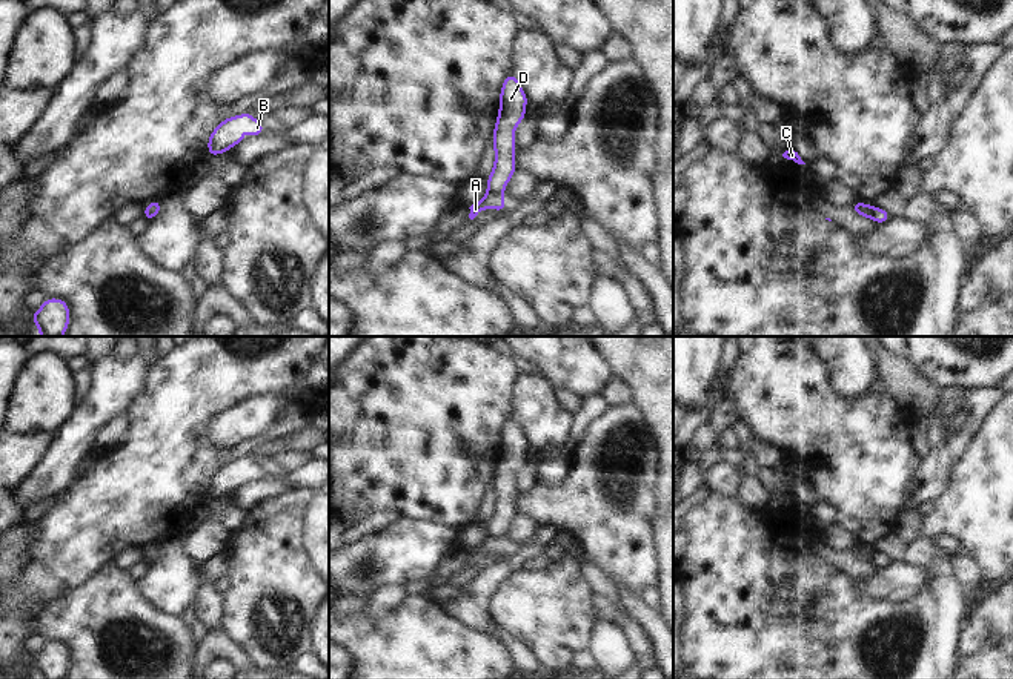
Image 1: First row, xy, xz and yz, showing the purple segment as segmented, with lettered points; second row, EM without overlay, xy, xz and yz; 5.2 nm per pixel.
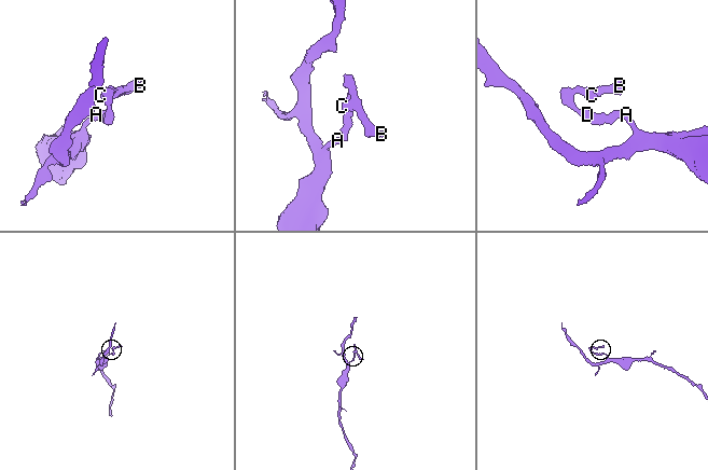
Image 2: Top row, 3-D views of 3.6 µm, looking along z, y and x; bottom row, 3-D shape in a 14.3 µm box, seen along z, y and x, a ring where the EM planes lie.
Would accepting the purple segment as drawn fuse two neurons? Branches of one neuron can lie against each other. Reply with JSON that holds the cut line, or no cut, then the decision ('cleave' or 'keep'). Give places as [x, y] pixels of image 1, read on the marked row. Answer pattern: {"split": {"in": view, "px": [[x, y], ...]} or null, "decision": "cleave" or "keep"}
{"split": {"in": "xz", "px": [[488, 189], [501, 194]]}, "decision": "cleave"}

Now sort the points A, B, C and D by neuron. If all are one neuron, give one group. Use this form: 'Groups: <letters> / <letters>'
Groups: A / B C D

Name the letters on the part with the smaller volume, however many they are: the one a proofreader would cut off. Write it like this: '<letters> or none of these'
B, C, D

